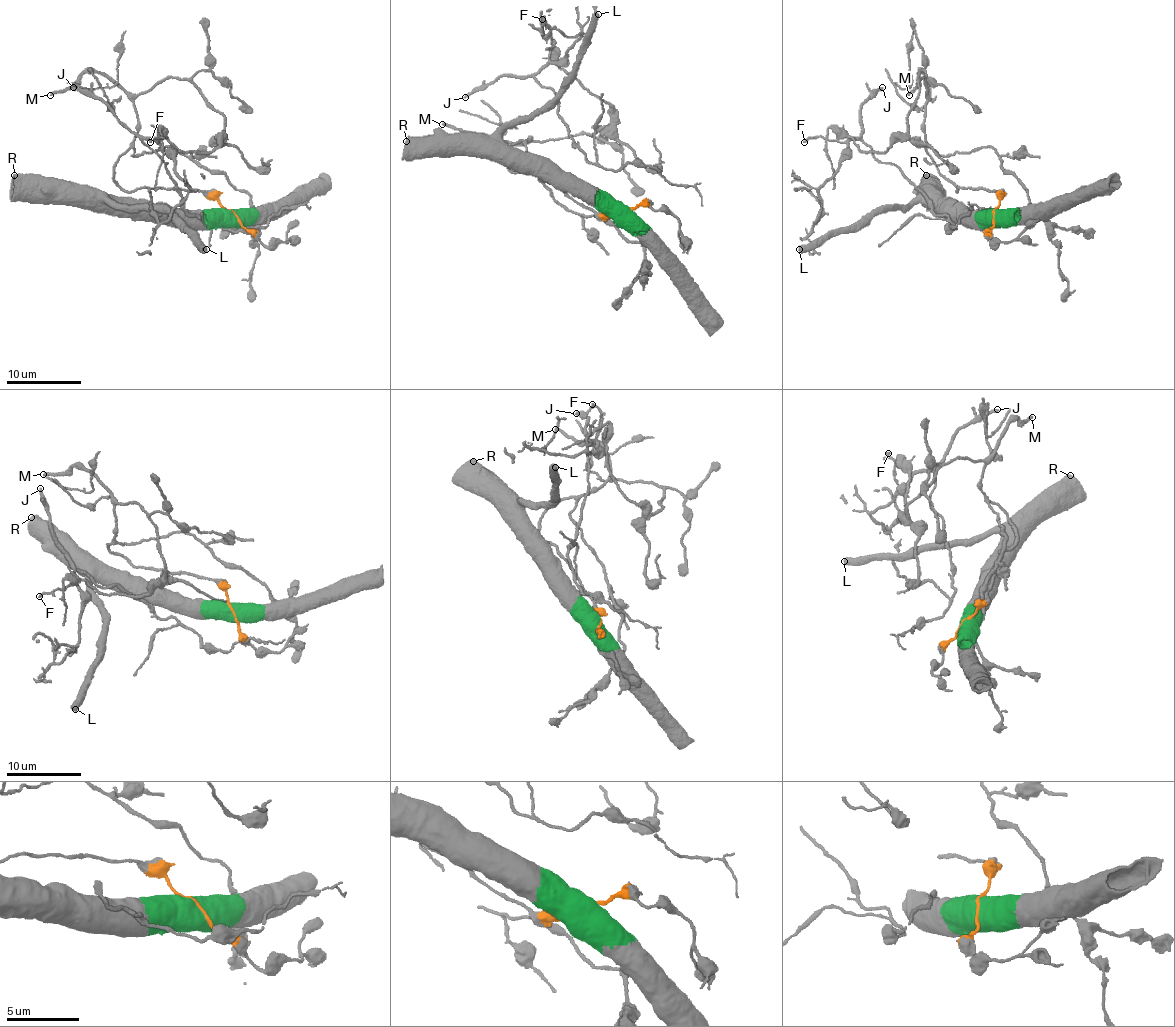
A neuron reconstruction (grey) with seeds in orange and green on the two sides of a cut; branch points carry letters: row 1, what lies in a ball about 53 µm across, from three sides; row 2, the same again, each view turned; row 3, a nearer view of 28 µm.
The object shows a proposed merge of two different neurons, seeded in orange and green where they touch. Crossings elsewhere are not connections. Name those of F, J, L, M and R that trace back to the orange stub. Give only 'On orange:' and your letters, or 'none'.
On orange: F, J, M

